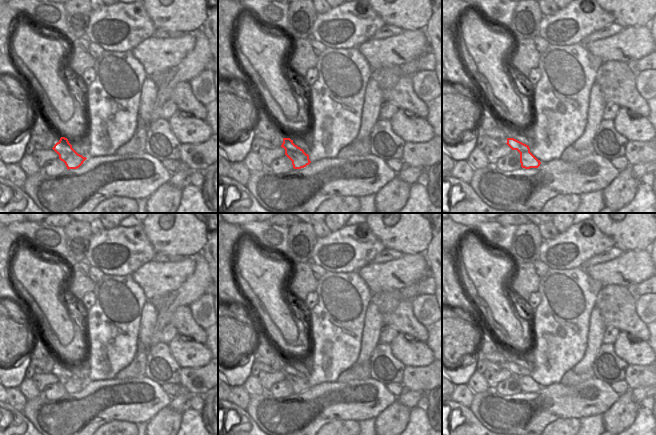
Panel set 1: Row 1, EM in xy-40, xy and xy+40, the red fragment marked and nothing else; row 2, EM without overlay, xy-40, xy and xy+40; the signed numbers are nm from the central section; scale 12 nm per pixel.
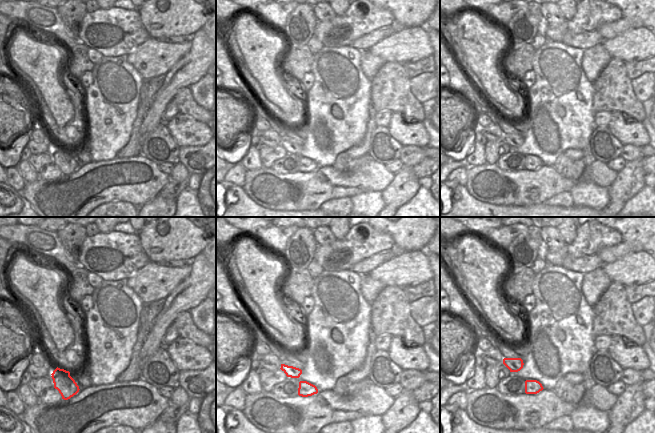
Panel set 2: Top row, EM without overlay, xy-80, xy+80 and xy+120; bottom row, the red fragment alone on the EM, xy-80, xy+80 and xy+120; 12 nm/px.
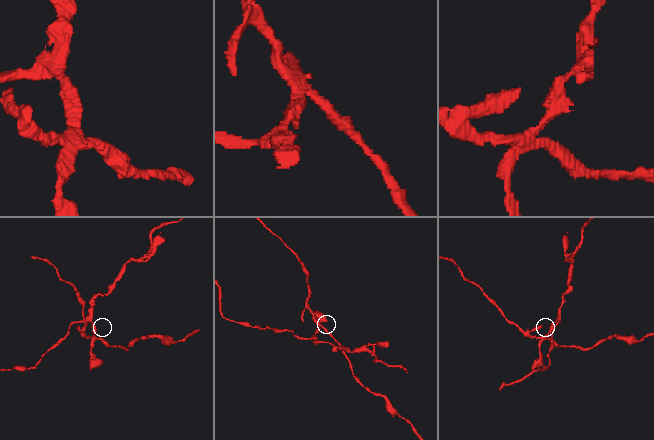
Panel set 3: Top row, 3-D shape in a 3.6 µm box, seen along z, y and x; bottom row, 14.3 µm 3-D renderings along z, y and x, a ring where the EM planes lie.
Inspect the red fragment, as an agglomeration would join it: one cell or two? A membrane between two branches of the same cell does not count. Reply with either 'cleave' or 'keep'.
cleave

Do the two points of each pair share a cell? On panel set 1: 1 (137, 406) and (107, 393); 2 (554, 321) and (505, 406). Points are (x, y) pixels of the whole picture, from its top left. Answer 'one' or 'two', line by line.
1: one
2: two

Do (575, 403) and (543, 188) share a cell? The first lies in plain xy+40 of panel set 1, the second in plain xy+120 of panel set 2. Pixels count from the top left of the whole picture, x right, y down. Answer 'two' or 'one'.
one

